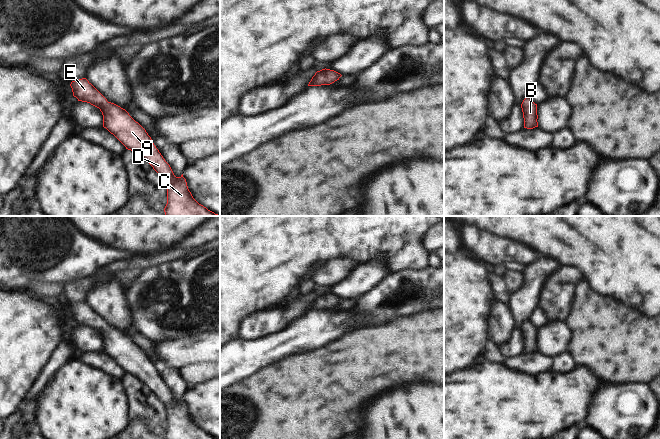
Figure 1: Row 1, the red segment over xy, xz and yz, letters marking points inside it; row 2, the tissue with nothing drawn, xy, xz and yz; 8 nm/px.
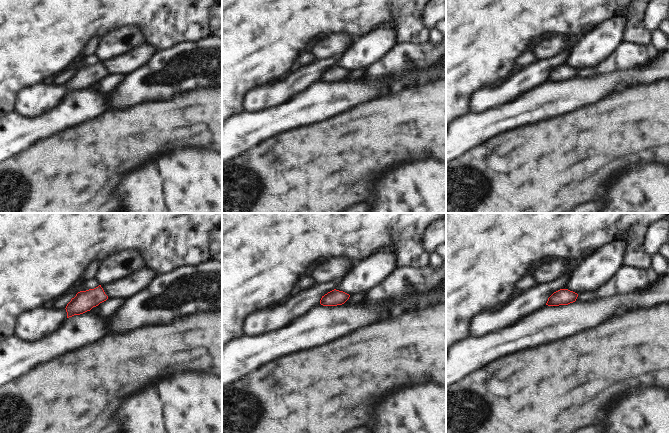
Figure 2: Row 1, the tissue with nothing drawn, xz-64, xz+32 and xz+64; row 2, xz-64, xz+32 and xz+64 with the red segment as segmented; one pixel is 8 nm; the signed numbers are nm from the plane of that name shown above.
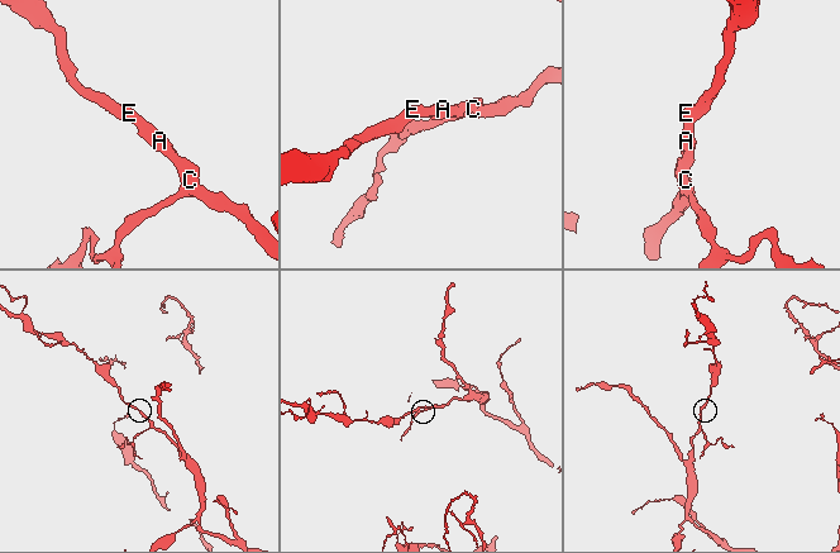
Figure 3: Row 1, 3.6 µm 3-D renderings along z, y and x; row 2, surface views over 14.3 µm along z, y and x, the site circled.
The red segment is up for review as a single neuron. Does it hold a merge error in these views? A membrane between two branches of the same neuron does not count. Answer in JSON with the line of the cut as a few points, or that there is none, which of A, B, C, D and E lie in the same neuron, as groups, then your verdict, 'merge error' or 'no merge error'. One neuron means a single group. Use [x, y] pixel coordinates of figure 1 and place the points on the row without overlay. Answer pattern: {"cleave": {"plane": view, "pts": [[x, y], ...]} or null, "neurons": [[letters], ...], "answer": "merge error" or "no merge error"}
{"cleave": null, "neurons": [["A", "B", "C", "D", "E"]], "answer": "no merge error"}

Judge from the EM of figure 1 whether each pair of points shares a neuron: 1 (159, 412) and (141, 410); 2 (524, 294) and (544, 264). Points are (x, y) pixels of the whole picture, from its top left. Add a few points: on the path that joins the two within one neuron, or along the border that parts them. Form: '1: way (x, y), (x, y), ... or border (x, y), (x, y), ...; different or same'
1: way (155, 412), (145, 410); same
2: way (531, 287), (535, 275), (539, 271); same

